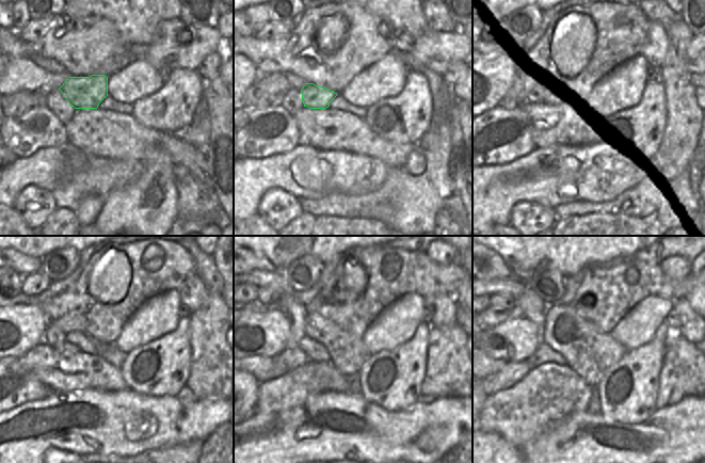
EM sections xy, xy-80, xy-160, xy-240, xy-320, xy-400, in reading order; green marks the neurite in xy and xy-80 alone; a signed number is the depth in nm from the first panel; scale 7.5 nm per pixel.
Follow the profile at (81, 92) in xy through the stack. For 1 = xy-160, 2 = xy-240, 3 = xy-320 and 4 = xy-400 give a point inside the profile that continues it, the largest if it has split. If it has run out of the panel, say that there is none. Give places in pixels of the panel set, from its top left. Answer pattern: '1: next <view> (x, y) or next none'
1: next xy-160 (550, 102)
2: next xy-240 (65, 349)
3: next xy-320 (293, 356)
4: next xy-400 (512, 372)

